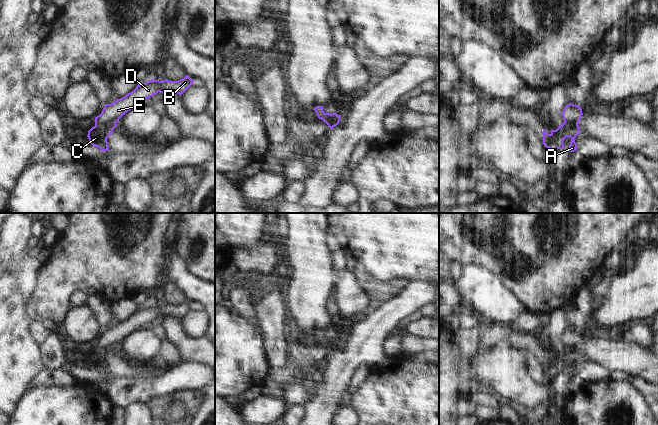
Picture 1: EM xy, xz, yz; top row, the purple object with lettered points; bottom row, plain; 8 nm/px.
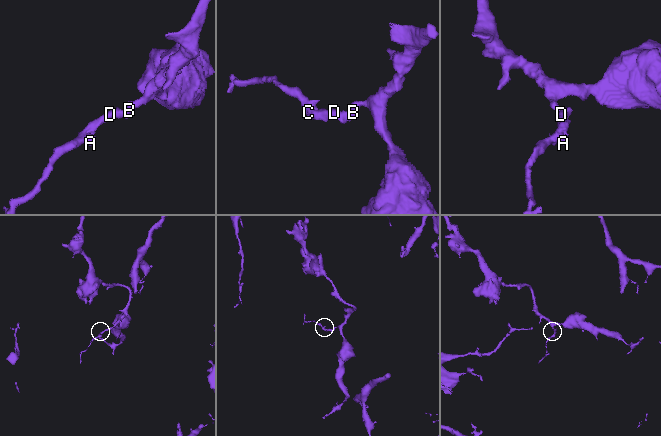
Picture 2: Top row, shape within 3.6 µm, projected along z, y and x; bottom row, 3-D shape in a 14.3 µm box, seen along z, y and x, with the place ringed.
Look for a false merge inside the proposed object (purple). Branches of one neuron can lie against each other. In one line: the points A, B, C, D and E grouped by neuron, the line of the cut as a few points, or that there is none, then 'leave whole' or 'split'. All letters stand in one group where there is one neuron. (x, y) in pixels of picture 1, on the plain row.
A B C D E | no cut | leave whole

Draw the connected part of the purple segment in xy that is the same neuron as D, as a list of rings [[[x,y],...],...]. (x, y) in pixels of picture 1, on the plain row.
[[[186,299],[178,305],[151,303],[142,309],[138,308],[132,316],[104,330],[101,338],[95,341],[95,350],[88,355],[89,367],[98,371],[100,375],[108,375],[107,362],[117,351],[119,343],[128,335],[158,316],[165,318],[172,315],[181,320],[193,307],[190,300]]]

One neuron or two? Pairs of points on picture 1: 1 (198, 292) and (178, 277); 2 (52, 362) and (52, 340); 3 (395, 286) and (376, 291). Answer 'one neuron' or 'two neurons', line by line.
1: one neuron
2: one neuron
3: one neuron

